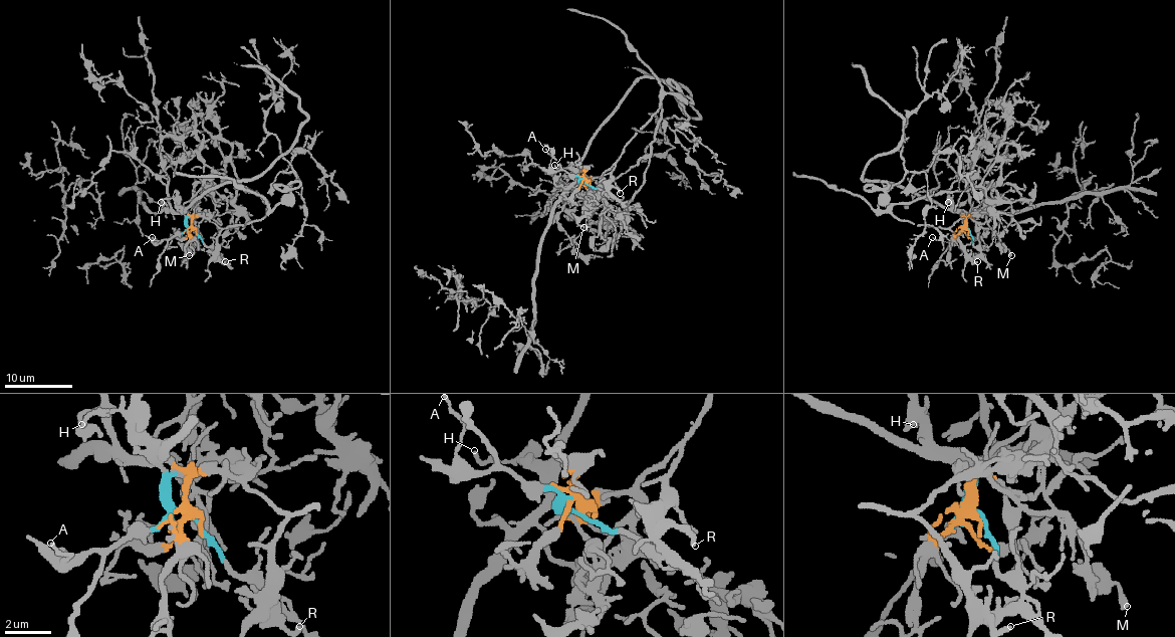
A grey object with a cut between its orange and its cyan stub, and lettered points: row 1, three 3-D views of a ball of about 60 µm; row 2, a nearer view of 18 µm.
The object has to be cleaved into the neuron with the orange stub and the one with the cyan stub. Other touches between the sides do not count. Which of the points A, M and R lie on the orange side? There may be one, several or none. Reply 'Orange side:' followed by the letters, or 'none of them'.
Orange side: M, R

